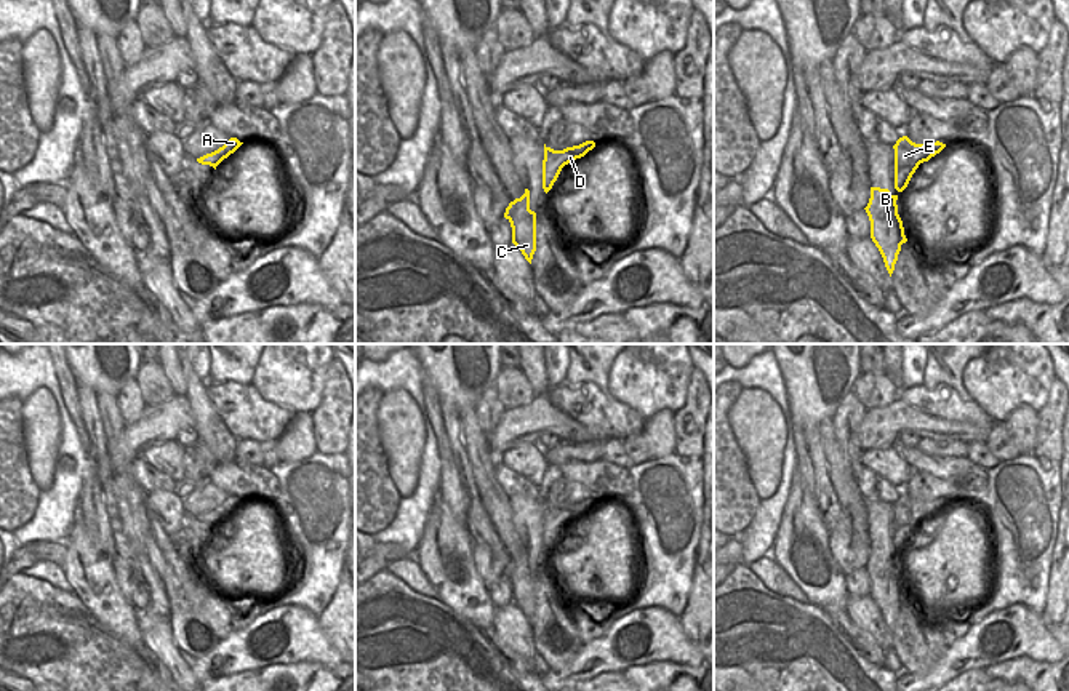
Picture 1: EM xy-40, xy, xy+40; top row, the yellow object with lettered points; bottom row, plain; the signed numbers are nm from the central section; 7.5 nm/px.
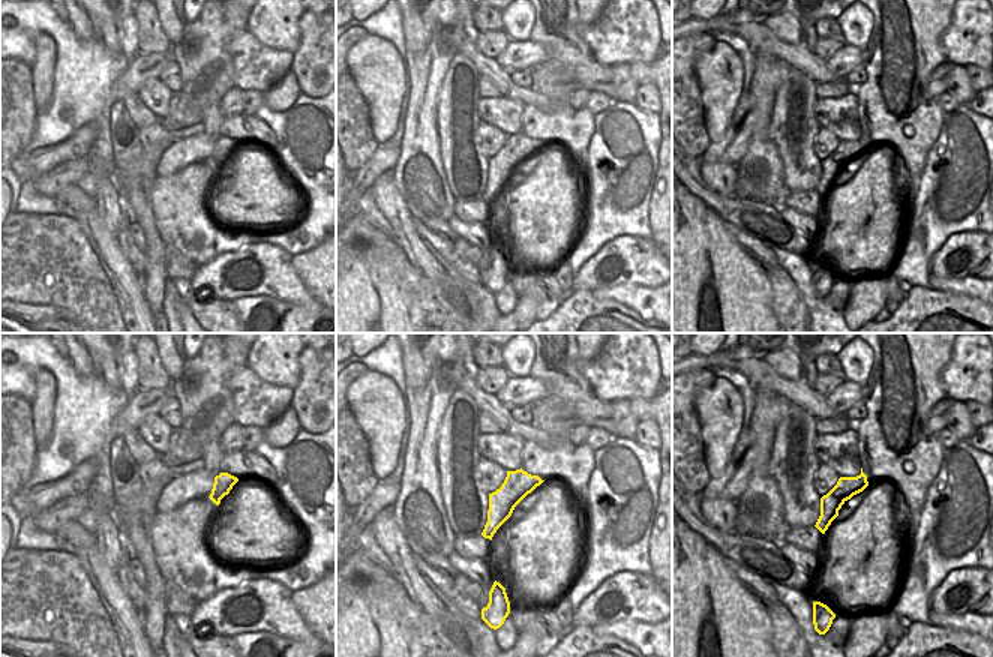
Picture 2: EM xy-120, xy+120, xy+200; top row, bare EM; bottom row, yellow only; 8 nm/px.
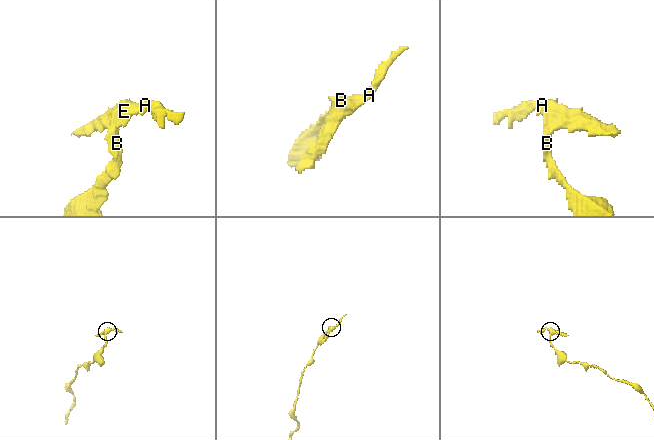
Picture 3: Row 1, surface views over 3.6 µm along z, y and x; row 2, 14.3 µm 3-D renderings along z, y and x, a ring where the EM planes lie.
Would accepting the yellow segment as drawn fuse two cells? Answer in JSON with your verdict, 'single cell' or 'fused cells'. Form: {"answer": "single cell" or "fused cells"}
{"answer": "fused cells"}

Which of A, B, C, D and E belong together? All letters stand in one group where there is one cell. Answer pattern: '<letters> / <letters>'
A D E / B C

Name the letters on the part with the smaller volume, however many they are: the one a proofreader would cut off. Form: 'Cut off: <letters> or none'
Cut off: A, D, E

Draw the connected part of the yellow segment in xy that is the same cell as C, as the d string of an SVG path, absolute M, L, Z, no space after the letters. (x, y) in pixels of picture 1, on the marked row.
M515 202L506 208L504 218L512 227L512 243L522 251L525 259L531 264L536 251L536 213L520 211Z

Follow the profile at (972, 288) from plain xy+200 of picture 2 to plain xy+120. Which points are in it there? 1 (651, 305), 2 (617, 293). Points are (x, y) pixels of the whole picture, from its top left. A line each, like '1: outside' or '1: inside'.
1: inside
2: inside

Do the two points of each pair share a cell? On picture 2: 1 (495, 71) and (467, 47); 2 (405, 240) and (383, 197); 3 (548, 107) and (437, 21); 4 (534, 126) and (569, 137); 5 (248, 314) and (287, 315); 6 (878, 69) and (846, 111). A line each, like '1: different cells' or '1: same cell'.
1: same cell
2: same cell
3: different cells
4: same cell
5: same cell
6: different cells

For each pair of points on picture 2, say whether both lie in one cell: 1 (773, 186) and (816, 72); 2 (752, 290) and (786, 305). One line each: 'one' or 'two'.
1: two
2: two

